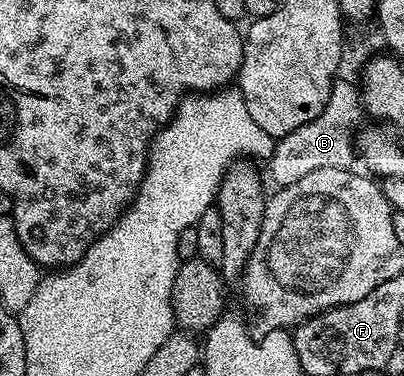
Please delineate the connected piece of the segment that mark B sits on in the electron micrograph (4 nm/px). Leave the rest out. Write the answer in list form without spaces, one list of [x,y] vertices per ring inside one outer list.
[[[344,76],[337,77],[332,84],[331,95],[322,114],[306,125],[299,126],[291,134],[280,137],[274,143],[273,152],[267,162],[274,185],[276,187],[291,185],[314,170],[352,167],[357,156],[353,133],[360,127],[361,116],[364,117],[364,114],[358,85],[345,79]]]

